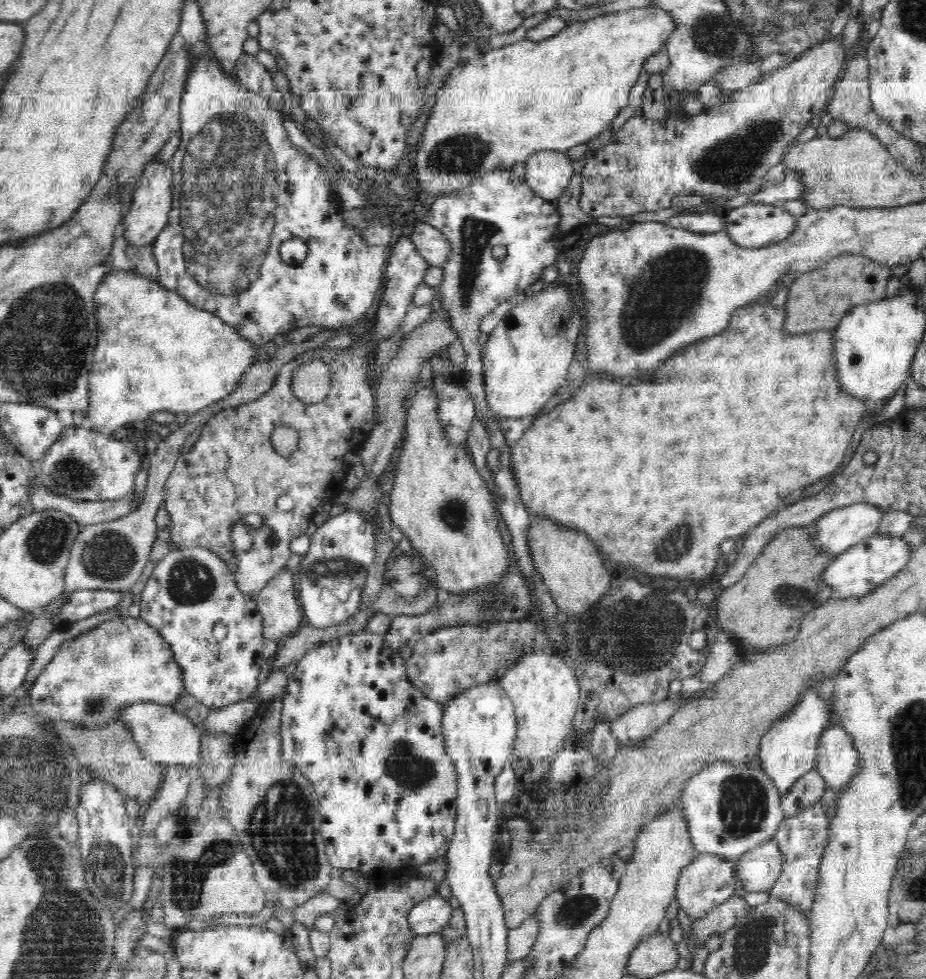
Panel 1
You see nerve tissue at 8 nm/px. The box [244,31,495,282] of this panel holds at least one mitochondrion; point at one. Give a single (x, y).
(462, 153)

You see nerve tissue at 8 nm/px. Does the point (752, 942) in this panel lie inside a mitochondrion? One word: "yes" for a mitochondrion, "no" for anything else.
yes

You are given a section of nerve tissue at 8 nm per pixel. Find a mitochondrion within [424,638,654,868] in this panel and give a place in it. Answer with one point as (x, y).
(505, 844)

